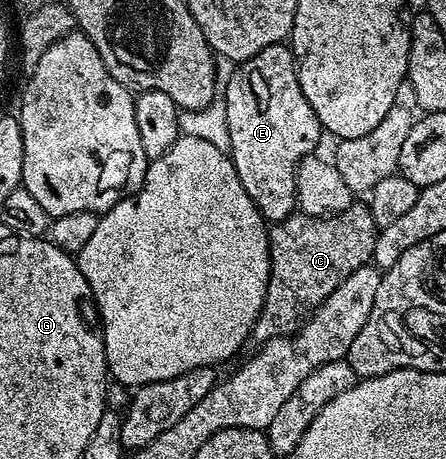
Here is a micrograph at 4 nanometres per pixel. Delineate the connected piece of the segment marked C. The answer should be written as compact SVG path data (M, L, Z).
M354 204L342 214L318 216L294 212L282 222L269 226L269 283L261 315L253 326L252 341L257 344L272 338L288 338L323 300L361 266L370 265L379 227L368 205Z

